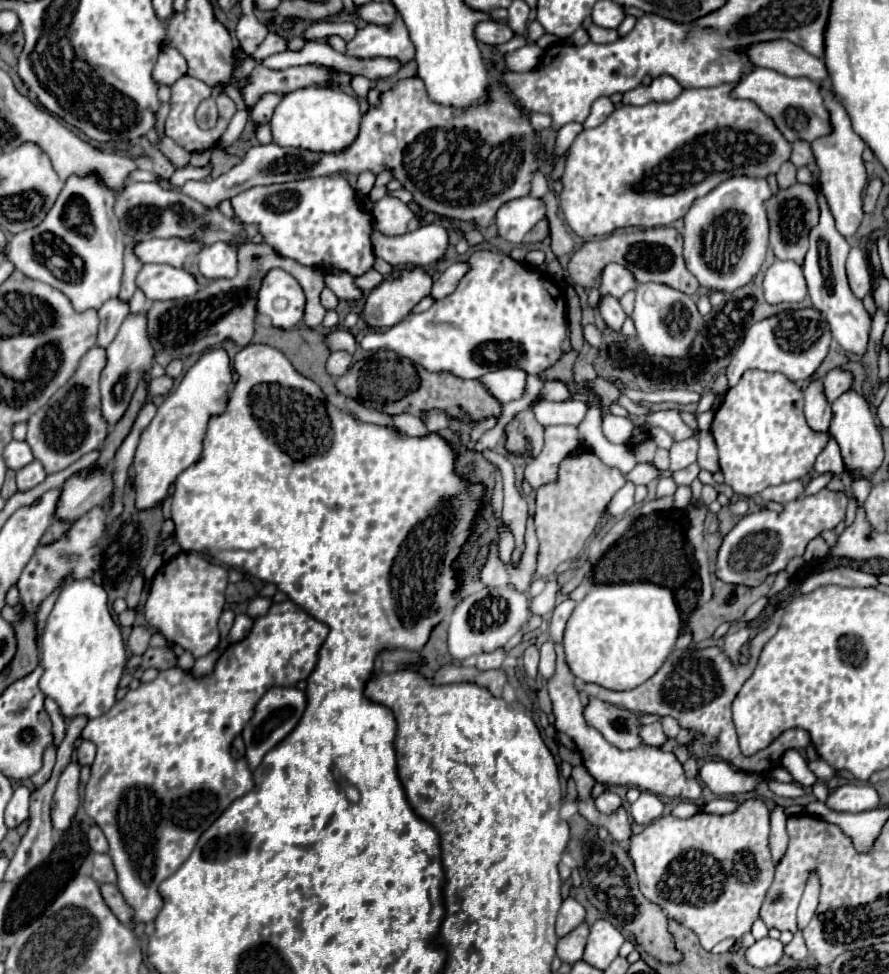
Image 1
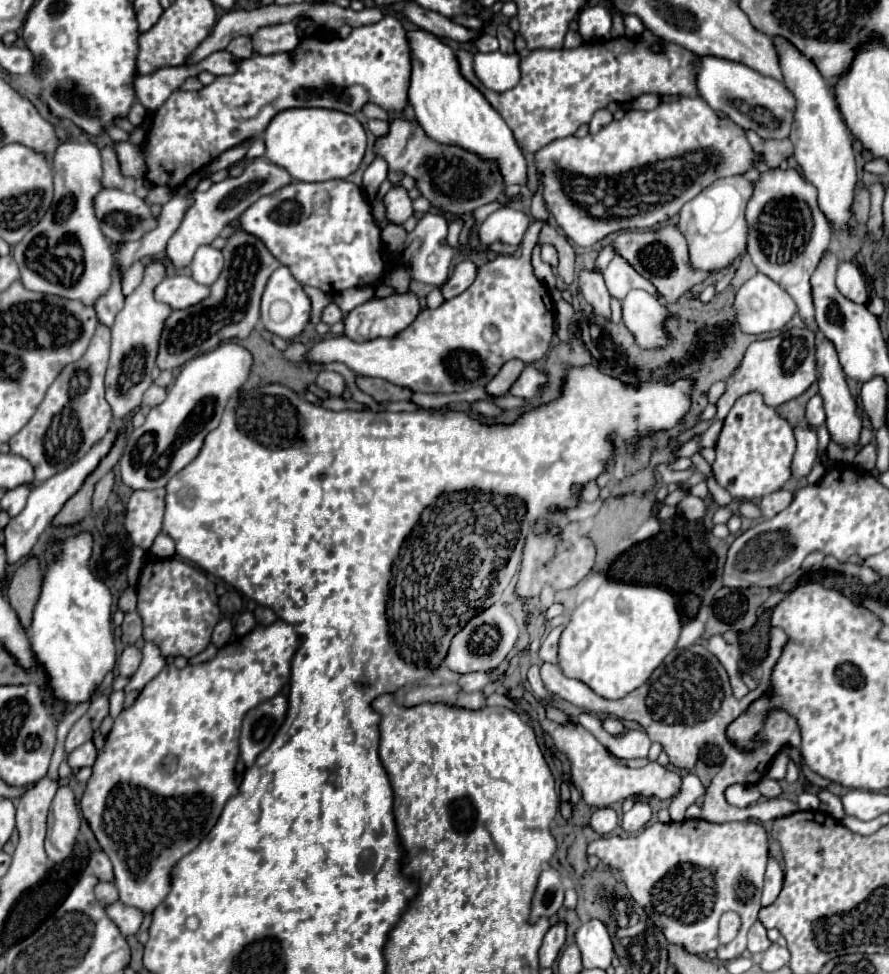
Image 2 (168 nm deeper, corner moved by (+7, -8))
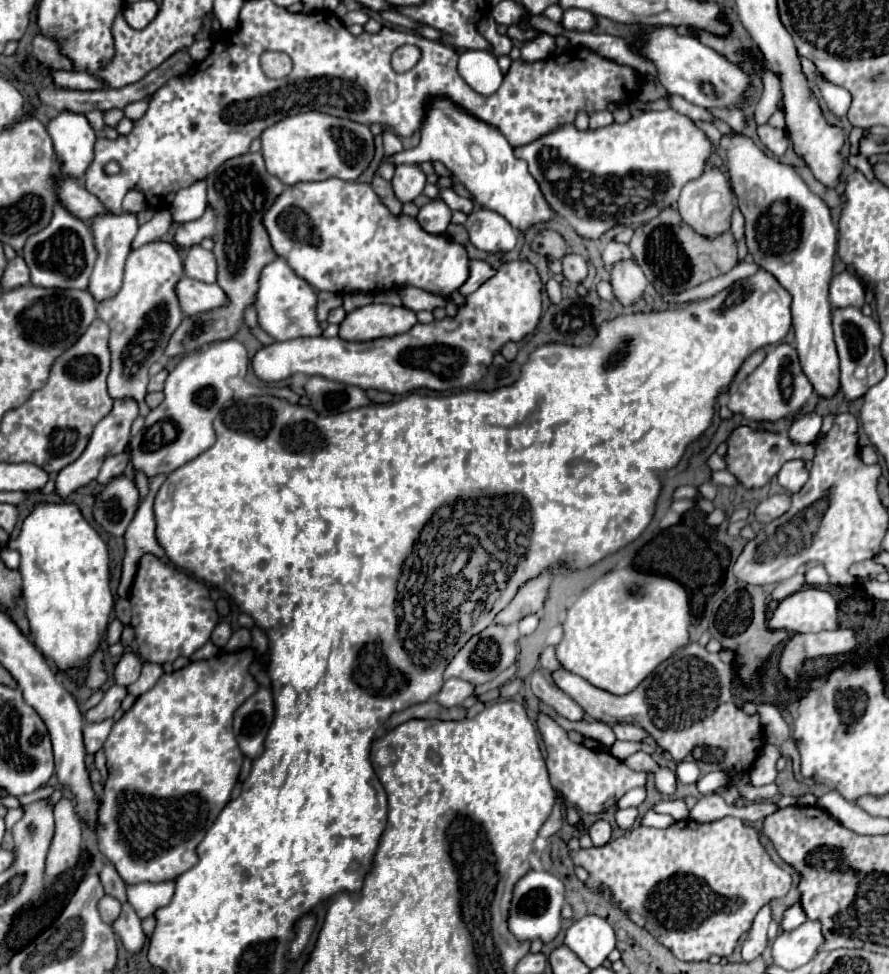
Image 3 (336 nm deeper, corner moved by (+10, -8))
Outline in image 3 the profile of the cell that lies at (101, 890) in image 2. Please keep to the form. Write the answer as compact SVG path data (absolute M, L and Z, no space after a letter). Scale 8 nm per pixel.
M104 896L98 902L98 910L100 910L102 920L108 922L108 924L112 924L118 918L118 914L120 914L120 902L116 898L112 898L112 896Z

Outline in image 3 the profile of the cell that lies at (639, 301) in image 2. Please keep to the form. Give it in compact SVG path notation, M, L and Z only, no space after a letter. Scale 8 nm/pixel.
M624 260L612 268L610 284L622 306L636 304L646 288L646 276L634 260Z

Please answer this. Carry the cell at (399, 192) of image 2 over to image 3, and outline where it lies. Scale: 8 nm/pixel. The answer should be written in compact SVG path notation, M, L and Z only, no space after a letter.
M416 164L396 166L396 174L392 178L392 188L394 188L394 196L402 204L412 202L422 192L424 184L426 184L426 176Z

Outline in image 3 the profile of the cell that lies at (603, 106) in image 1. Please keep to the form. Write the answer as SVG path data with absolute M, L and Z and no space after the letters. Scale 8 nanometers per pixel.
M600 110L600 112L594 112L590 116L590 128L602 128L602 126L608 126L612 122L614 122L614 118L612 118L610 110Z

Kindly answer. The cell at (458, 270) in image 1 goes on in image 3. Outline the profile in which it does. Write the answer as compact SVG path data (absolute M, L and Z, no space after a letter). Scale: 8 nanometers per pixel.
M472 260L472 262L470 262L468 280L458 288L458 292L460 292L462 296L472 294L472 292L474 292L482 282L486 282L492 274L494 274L494 270L492 270L486 262L482 262L482 260Z

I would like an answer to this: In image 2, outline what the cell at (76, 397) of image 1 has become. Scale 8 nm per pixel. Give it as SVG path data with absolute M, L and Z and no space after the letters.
M97 324L87 352L77 362L71 362L61 370L61 374L49 386L35 416L9 440L11 454L31 462L37 482L45 482L53 474L69 468L91 450L93 442L99 442L107 434L113 422L111 406L105 400L103 386L109 360L109 344L111 330L103 324Z

